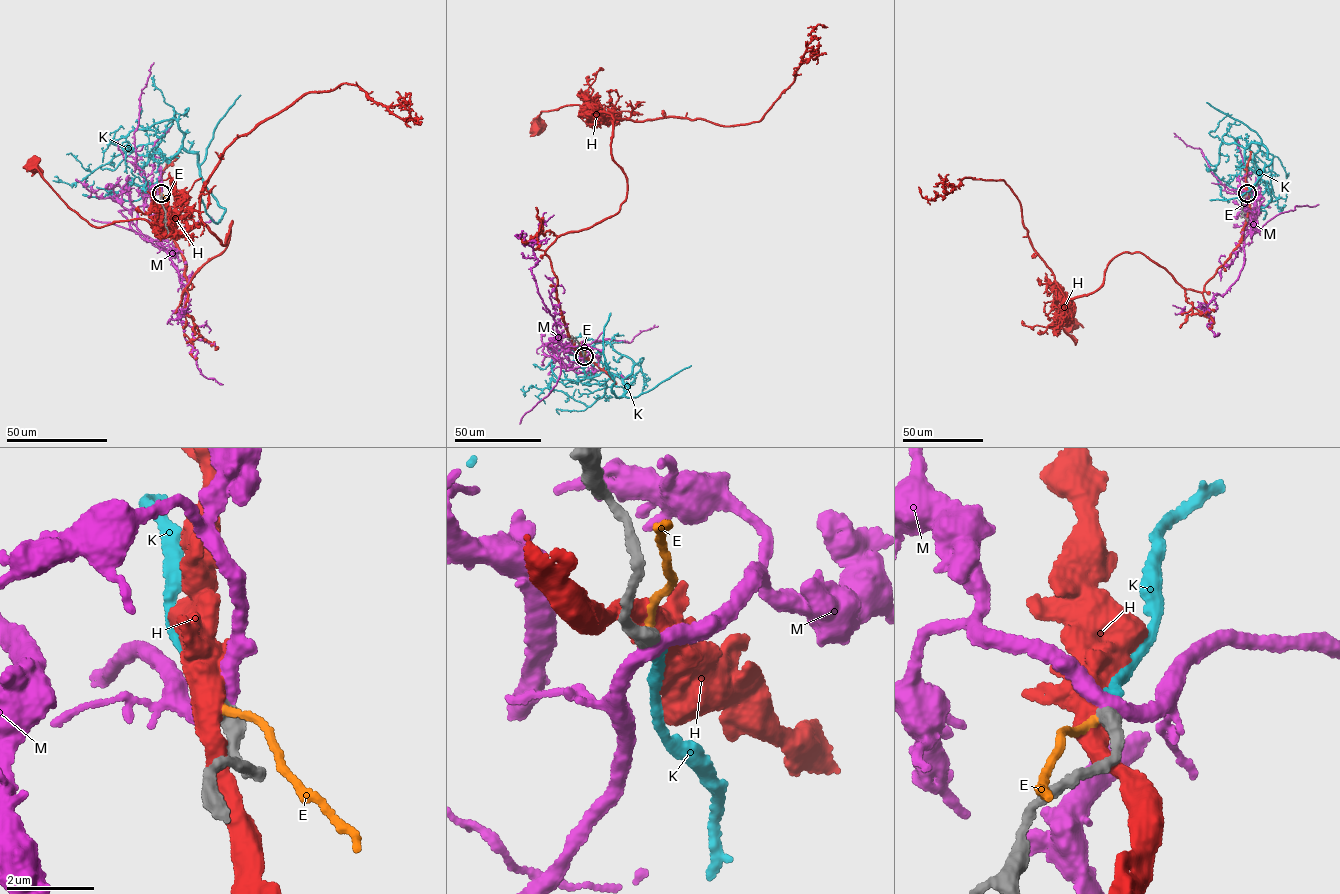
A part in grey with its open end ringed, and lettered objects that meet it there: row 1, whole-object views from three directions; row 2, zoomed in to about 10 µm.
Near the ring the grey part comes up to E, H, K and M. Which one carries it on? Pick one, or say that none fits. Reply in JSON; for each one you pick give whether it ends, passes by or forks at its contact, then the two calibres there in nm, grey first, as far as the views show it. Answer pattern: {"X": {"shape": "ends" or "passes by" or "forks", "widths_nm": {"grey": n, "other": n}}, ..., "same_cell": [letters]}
{"K": {"shape": "ends", "widths_nm": {"grey": 360, "other": 280}}, "same_cell": ["K"]}

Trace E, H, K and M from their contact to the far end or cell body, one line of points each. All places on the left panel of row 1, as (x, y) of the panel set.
E: (161, 193), (172, 214)
H: (161, 193), (192, 286), (182, 298), (231, 221), (223, 245), (203, 223), (96, 228), (31, 165)
K: (161, 193), (155, 185), (181, 149), (199, 156), (202, 182), (225, 209), (217, 223), (206, 213), (201, 198)
M: (161, 193), (134, 207), (137, 228), (178, 272), (185, 299), (174, 311), (197, 369), (222, 384)

